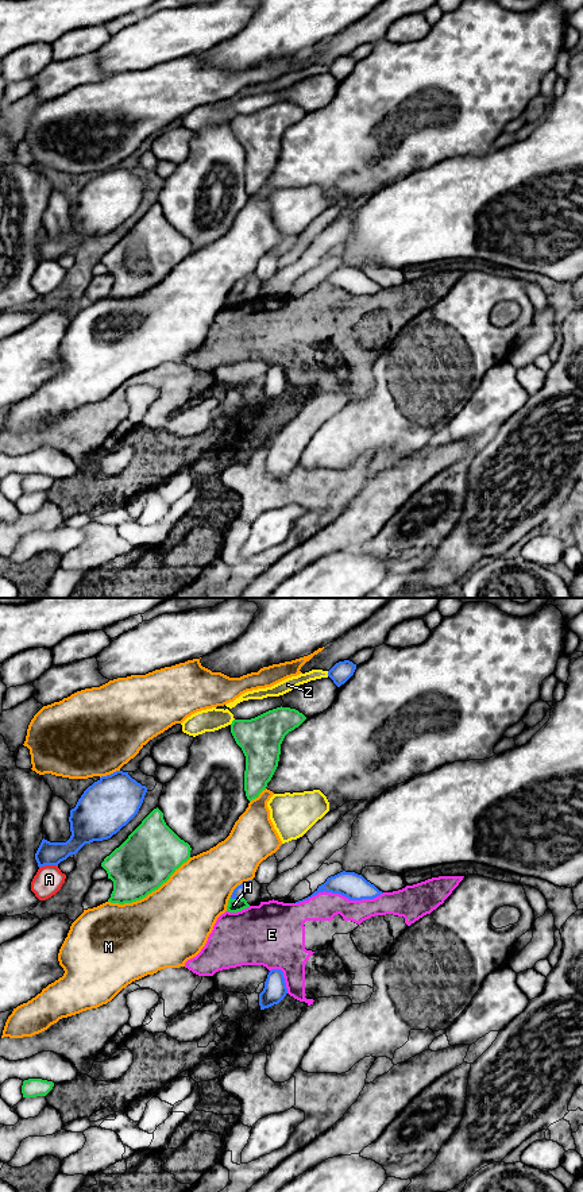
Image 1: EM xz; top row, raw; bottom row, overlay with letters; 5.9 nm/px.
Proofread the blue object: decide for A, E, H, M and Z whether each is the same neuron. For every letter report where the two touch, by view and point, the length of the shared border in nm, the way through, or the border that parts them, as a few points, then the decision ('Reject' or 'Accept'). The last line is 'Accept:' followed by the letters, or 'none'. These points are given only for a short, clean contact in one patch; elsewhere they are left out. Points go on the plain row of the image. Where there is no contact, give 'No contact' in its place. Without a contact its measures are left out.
A: Touches blue at xz (47, 259). Shared border 110 nm. Reject
E: Touches blue at xz (339, 288). Shared border 550 nm. Reject
H: Touches blue at xz (235, 293). Shared border 80 nm. Reject
M: Touches blue at xz (238, 281). Shared border 170 nm. Reject
Z: Touches blue at xz (328, 69). Shared border 30 nm. Reject
Accept: none

